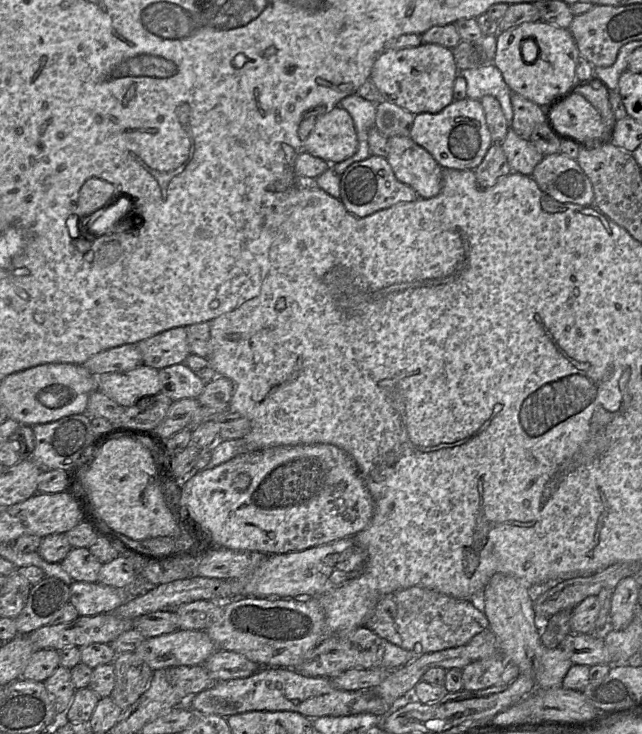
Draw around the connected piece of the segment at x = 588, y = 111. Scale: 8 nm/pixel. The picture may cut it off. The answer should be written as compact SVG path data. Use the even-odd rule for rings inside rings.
M581 94L555 102L547 112L553 129L580 139L601 136L605 124L598 110Z

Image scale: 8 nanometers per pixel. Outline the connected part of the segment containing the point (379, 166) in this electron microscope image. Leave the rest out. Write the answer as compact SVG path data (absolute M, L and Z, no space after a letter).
M370 155L357 161L341 174L340 200L345 209L356 217L365 217L378 210L388 208L400 202L416 200L418 195L410 187L398 181L385 157Z

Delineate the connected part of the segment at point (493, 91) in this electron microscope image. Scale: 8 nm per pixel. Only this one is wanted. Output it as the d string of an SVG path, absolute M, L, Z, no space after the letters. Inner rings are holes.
M484 63L473 69L461 70L459 74L466 80L466 97L474 100L480 100L487 95L495 97L511 129L513 122L512 92L505 83L500 70L493 63Z

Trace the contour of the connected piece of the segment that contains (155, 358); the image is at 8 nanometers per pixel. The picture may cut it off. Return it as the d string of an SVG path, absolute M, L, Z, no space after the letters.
M176 327L137 342L143 364L157 370L184 363L190 355L187 327Z

